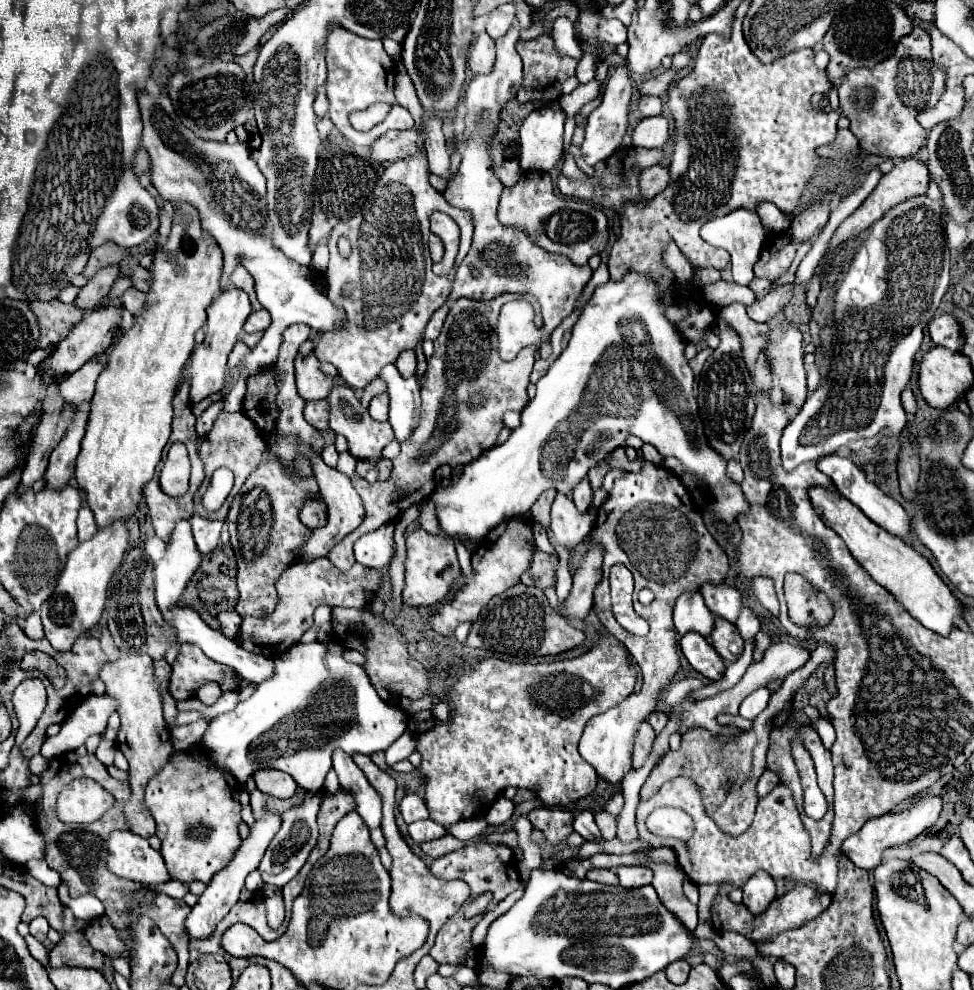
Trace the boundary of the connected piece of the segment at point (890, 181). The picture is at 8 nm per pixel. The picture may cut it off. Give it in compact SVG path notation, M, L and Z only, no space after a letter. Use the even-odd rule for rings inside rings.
M907 158L907 160L897 162L897 166L879 180L877 188L867 196L867 200L847 220L843 220L843 224L837 228L835 236L831 238L829 252L841 248L847 240L851 240L857 234L861 234L863 230L867 230L871 224L875 224L879 218L883 218L883 214L887 210L891 210L891 206L897 206L899 202L905 202L907 198L915 198L915 196L925 194L927 192L927 178L929 178L929 170L927 170L927 166L923 162L919 162L915 158Z

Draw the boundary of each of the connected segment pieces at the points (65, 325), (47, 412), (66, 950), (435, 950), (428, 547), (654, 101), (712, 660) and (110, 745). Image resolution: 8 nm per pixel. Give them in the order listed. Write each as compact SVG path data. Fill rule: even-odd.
M35 300L33 304L29 304L29 308L35 312L41 324L41 348L61 342L67 336L67 330L71 330L71 326L75 326L75 322L83 318L83 312L79 308L75 308L73 304L63 304L59 300L53 300L49 304Z
M51 380L47 384L47 396L43 400L43 420L39 420L39 426L35 428L31 454L27 458L27 466L23 468L19 486L33 486L33 482L43 478L49 456L61 442L67 426L71 426L71 418L77 410L73 406L63 406L63 398L59 398L59 390L55 390L55 386L59 386L57 380Z
M69 930L59 944L49 952L51 968L61 966L81 966L81 968L95 968L103 966L103 954L93 950L91 944L85 940L81 932Z
M464 905L459 912L439 930L435 938L435 946L429 950L429 954L441 964L457 964L465 956L467 948L472 948L471 930L483 916L465 918Z
M415 530L407 536L407 560L405 560L405 588L403 602L411 606L431 606L441 602L451 584L461 576L461 568L455 556L455 542L443 536L433 536L425 530Z
M641 96L641 100L639 100L639 110L641 110L641 116L643 116L643 118L661 114L661 110L663 110L661 98L659 98L659 96Z
M691 632L681 638L681 650L689 664L707 680L721 680L725 674L725 662L719 658L715 648L703 640L703 636Z
M102 735L101 742L96 750L96 757L105 765L110 766L114 763L117 745L115 742L107 741Z

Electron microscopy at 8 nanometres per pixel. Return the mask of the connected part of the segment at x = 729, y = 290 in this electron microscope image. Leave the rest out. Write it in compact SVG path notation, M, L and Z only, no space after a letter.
M725 280L703 286L699 292L713 306L729 306L733 302L743 302L745 306L749 306L755 302L755 294L751 288L737 286L735 282L725 282Z

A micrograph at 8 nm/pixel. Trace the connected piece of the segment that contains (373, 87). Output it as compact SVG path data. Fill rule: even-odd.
M333 26L327 34L325 40L327 46L327 84L325 84L325 92L329 98L329 118L335 124L335 128L353 144L357 146L371 146L377 138L381 138L387 130L411 130L413 128L413 118L409 114L407 108L399 106L395 96L393 96L393 88L395 88L395 64L391 60L391 56L383 50L381 40L369 40L369 38L361 38L341 26ZM375 102L385 102L391 106L391 110L387 112L385 120L377 126L373 126L369 132L357 132L351 122L349 122L349 114L355 110L365 110L369 108L369 104Z

